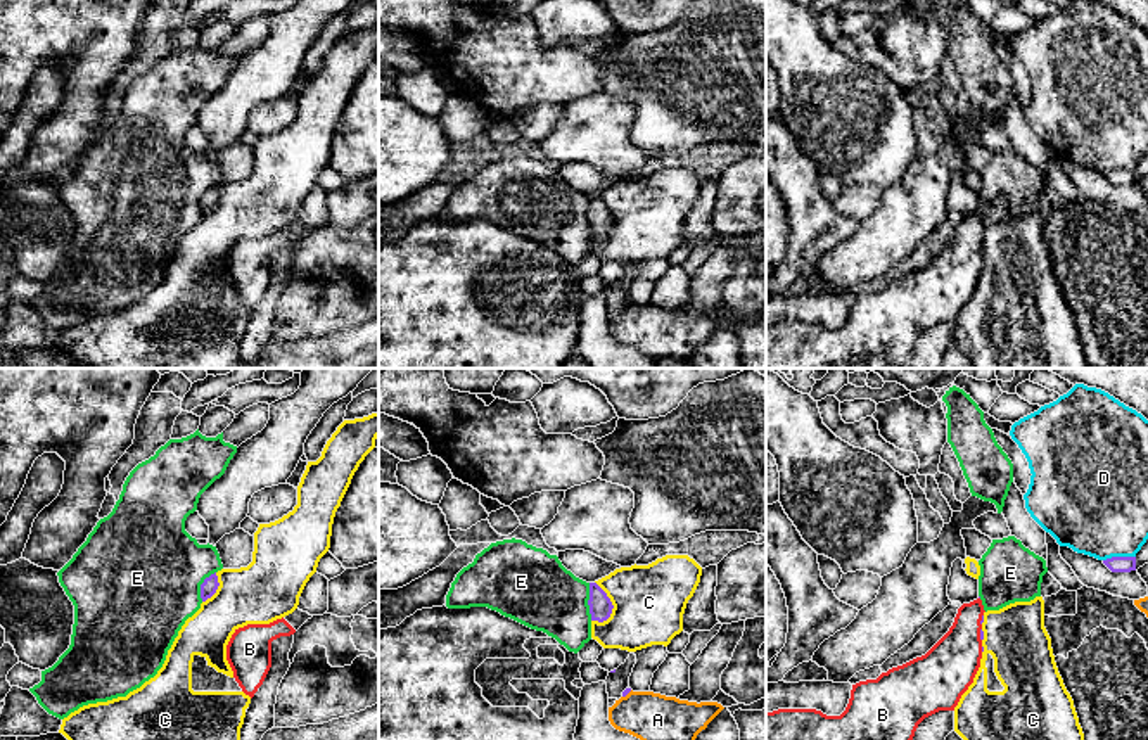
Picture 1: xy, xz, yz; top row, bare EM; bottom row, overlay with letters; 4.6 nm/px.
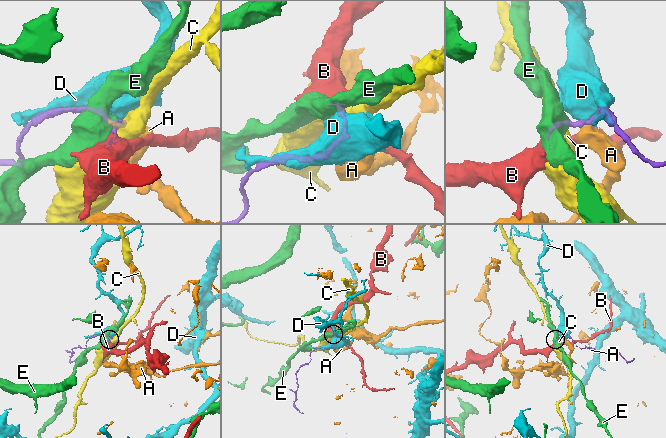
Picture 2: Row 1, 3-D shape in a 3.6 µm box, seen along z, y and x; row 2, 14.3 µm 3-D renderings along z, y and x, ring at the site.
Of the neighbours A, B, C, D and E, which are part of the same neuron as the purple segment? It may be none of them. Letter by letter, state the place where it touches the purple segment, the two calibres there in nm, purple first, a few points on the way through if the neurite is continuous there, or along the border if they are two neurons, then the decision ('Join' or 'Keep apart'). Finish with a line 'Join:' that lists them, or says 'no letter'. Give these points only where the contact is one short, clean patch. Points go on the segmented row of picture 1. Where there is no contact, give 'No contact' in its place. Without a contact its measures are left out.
A: Touches purple at xz (626, 694). Thickness 20 nm (purple) against 220 nm. Boundary: xz (631, 690), (623, 697). Keep apart
B: Touches purple at yz (981, 635). Thickness 20 nm (purple) against 260 nm. Join
C: Touches purple at xz (611, 602). Thickness 110 nm (purple) against 340 nm. Keep apart
D: Touches purple at yz (1119, 557). Thickness 80 nm (purple) against 440 nm. Keep apart
E: Touches purple at xz (588, 602). Thickness 110 nm (purple) against 340 nm. Keep apart
Join: B

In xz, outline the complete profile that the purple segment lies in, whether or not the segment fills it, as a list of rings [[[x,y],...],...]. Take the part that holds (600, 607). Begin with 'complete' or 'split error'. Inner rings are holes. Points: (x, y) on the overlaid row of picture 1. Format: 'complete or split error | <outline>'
complete | [[[590,583],[588,605],[590,605],[591,621],[598,621],[598,622],[607,621],[614,609],[610,598],[596,583]]]

